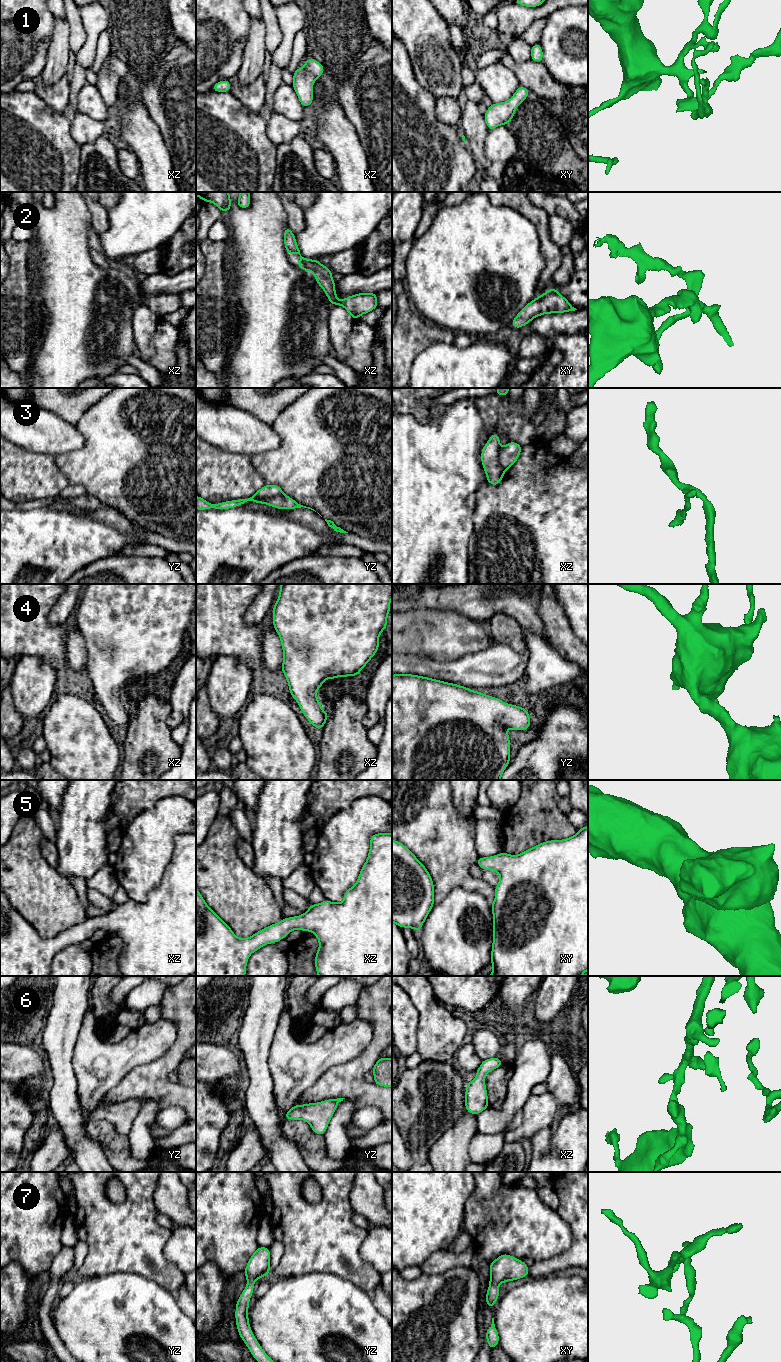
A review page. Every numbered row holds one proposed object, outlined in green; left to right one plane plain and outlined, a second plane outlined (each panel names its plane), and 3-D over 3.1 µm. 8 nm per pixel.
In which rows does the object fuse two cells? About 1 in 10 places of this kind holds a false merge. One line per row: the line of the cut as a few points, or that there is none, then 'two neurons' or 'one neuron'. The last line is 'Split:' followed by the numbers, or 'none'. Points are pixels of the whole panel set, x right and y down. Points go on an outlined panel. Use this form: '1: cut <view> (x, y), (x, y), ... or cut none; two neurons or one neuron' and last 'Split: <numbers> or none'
1: cut none; one neuron
2: cut none; one neuron
3: cut yz (282, 492), (267, 498), (259, 498), (255, 495); two neurons
4: cut none; one neuron
5: cut none; one neuron
6: cut none; one neuron
7: cut none; one neuron
Split: 3

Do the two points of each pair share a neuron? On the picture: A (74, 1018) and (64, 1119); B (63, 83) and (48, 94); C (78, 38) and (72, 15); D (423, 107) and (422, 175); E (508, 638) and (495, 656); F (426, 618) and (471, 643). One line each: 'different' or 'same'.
A: same
B: same
C: same
D: same
E: different
F: same

